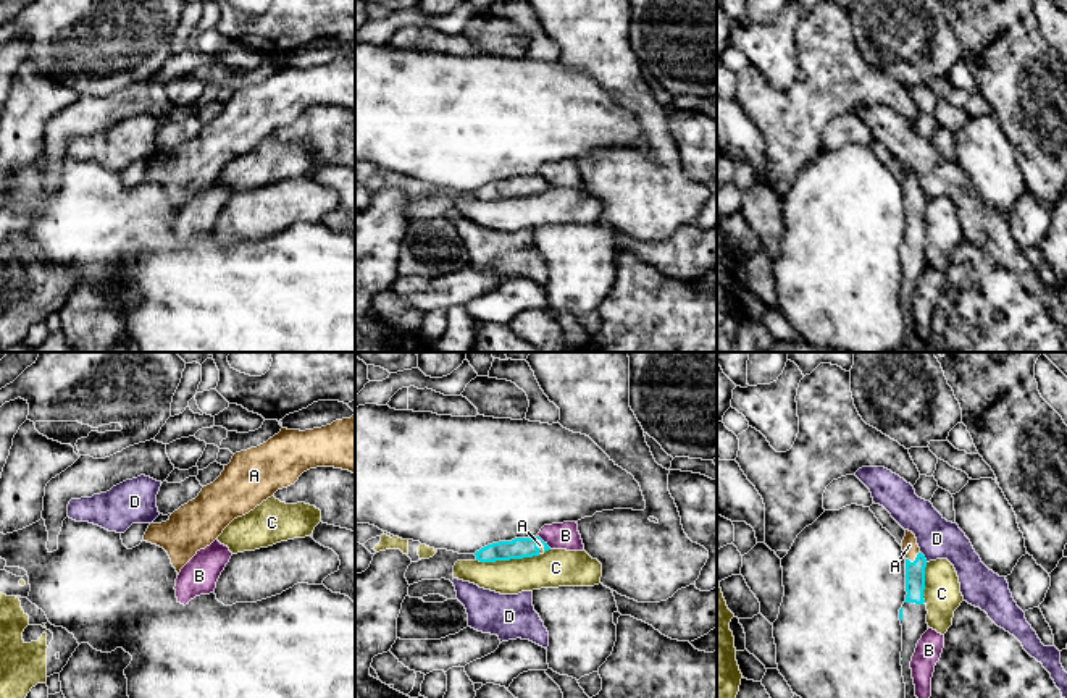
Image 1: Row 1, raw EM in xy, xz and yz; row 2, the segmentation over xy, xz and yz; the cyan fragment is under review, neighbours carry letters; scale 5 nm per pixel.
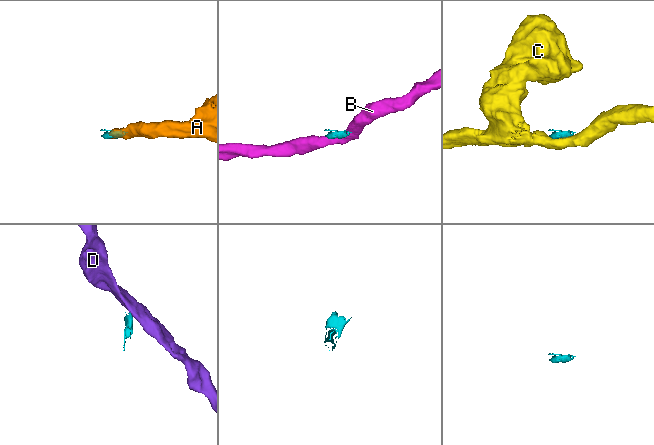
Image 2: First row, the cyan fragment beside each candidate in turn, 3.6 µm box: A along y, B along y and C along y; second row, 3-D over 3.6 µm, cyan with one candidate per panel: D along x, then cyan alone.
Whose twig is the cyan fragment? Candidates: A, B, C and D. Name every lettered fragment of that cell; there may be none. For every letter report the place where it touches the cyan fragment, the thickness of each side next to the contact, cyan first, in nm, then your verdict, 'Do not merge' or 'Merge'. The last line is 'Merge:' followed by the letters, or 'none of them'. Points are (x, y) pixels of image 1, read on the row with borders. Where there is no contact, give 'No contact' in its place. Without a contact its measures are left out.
A: Touches cyan at yz (916, 559). Thickness 100 nm (cyan) against 80 nm. Merge
B: Touches cyan at xz (543, 542). Thickness 110 nm (cyan) against 130 nm. Do not merge
C: Touches cyan at xz (507, 559). Thickness 110 nm (cyan) against 190 nm. Do not merge
D: Touches cyan at yz (924, 556). Thickness 100 nm (cyan) against 200 nm. Do not merge
Merge: A

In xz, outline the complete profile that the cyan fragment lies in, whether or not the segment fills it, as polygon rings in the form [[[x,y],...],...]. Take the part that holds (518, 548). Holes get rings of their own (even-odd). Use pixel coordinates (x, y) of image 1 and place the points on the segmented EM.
[[[539,536],[533,538],[515,538],[512,541],[499,541],[487,545],[475,553],[479,562],[496,562],[523,559],[544,554],[550,548]]]

